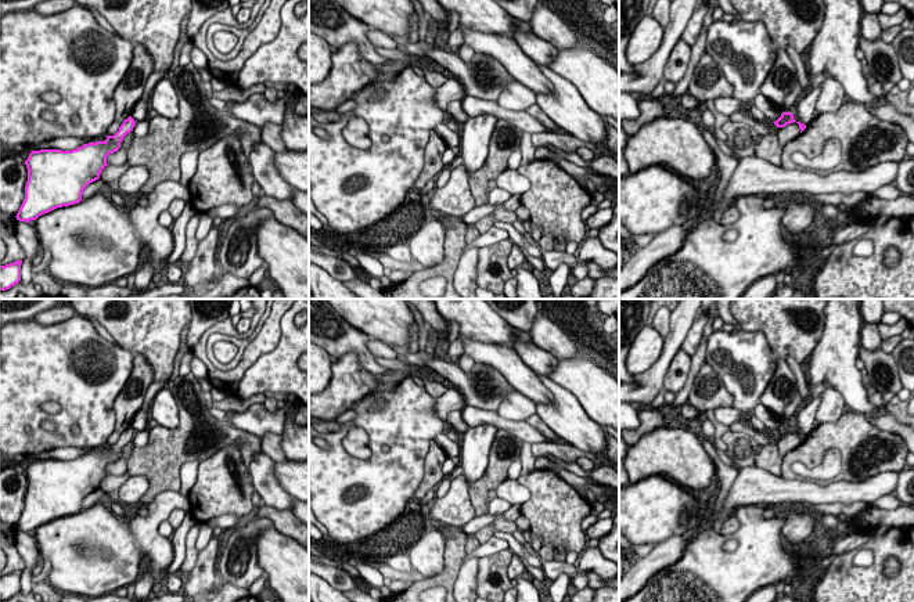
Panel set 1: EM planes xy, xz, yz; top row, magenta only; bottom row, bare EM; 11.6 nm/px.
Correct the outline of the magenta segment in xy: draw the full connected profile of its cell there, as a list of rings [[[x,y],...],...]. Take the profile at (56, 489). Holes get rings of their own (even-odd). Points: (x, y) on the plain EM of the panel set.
[[[129,426],[105,451],[83,454],[72,461],[32,461],[25,471],[28,491],[17,530],[28,533],[57,518],[79,513],[83,500],[100,489],[102,479],[108,476],[107,466],[120,458],[134,433]]]

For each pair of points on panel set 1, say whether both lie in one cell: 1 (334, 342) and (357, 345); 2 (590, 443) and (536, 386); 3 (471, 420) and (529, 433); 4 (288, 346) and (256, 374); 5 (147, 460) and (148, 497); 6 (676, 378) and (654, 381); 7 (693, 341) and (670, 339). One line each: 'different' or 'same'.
1: same
2: different
3: same
4: same
5: same
6: different
7: different

